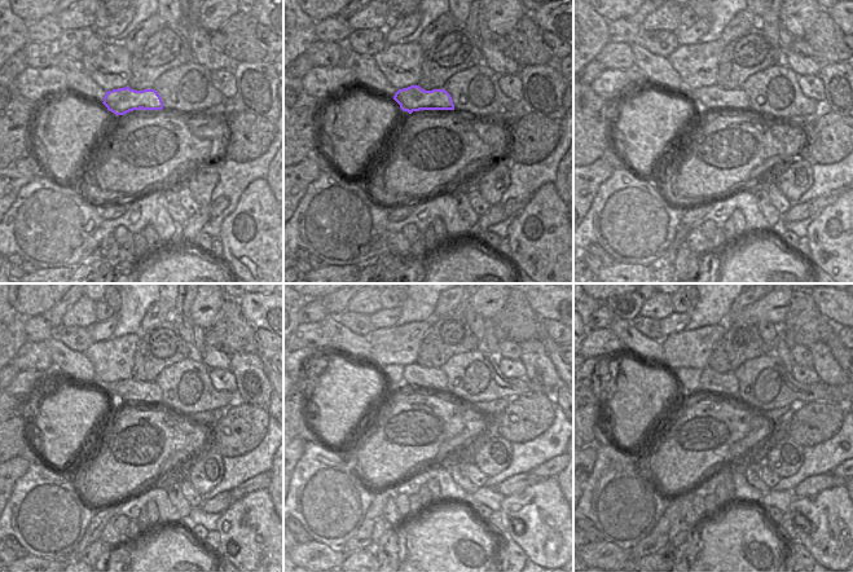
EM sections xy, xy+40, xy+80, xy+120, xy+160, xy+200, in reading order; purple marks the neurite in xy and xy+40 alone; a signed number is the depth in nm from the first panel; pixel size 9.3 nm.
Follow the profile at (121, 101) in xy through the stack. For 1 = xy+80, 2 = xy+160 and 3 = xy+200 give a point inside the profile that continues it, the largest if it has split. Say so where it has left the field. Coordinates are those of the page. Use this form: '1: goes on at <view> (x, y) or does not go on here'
1: goes on at xy+80 (711, 100)
2: goes on at xy+160 (432, 378)
3: goes on at xy+200 (729, 381)

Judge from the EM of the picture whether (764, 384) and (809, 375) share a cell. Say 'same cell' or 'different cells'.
different cells

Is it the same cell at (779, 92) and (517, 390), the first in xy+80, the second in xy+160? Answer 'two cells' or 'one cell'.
one cell

